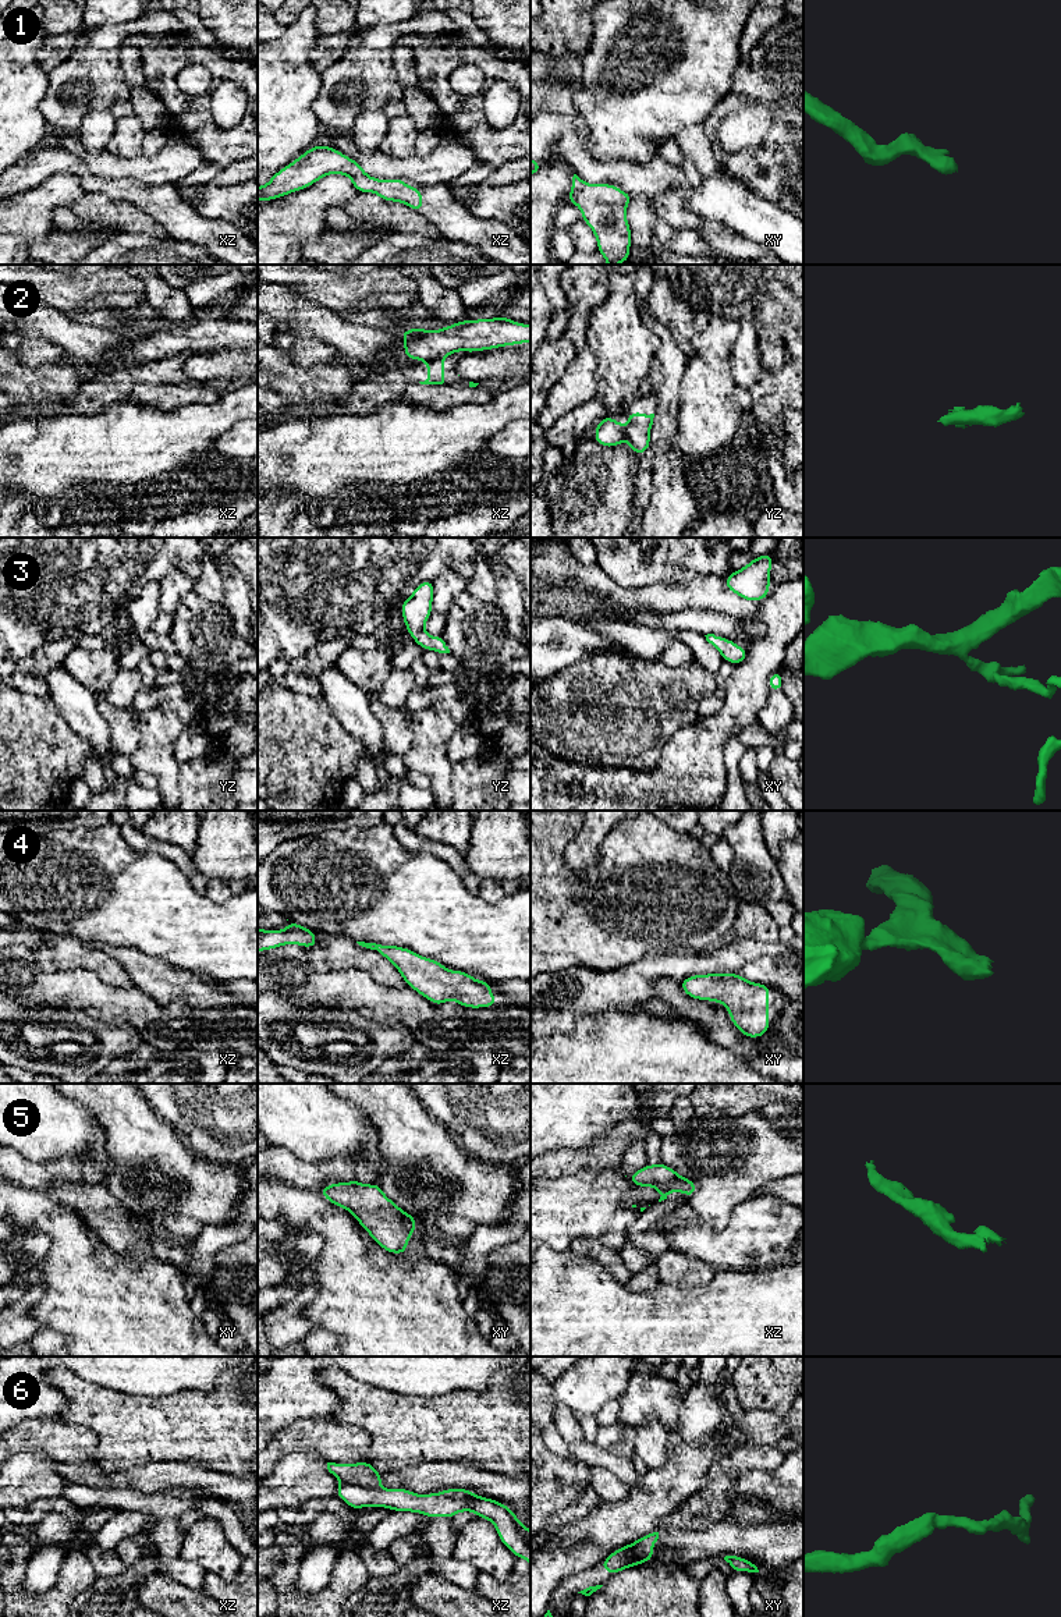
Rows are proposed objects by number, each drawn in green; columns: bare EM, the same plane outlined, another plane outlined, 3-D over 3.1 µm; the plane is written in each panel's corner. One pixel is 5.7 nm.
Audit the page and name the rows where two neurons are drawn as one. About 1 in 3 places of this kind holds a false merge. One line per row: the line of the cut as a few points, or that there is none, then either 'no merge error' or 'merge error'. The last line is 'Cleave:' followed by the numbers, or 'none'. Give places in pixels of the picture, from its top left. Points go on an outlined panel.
1: no cut | no merge error
2: xz (442, 357), (426, 361) | merge error
3: no cut | no merge error
4: no cut | no merge error
5: no cut | no merge error
6: xz (341, 1481), (350, 1485), (379, 1489) | merge error
Cleave: 2, 6

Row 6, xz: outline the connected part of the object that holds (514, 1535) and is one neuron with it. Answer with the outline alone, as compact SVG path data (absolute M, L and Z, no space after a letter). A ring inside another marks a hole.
M341 1482L337 1487L337 1497L354 1510L373 1506L393 1511L419 1513L429 1518L453 1518L461 1511L472 1511L479 1518L492 1521L503 1545L530 1565L530 1531L505 1504L466 1489L453 1487L439 1493L416 1494L408 1489L375 1490Z

